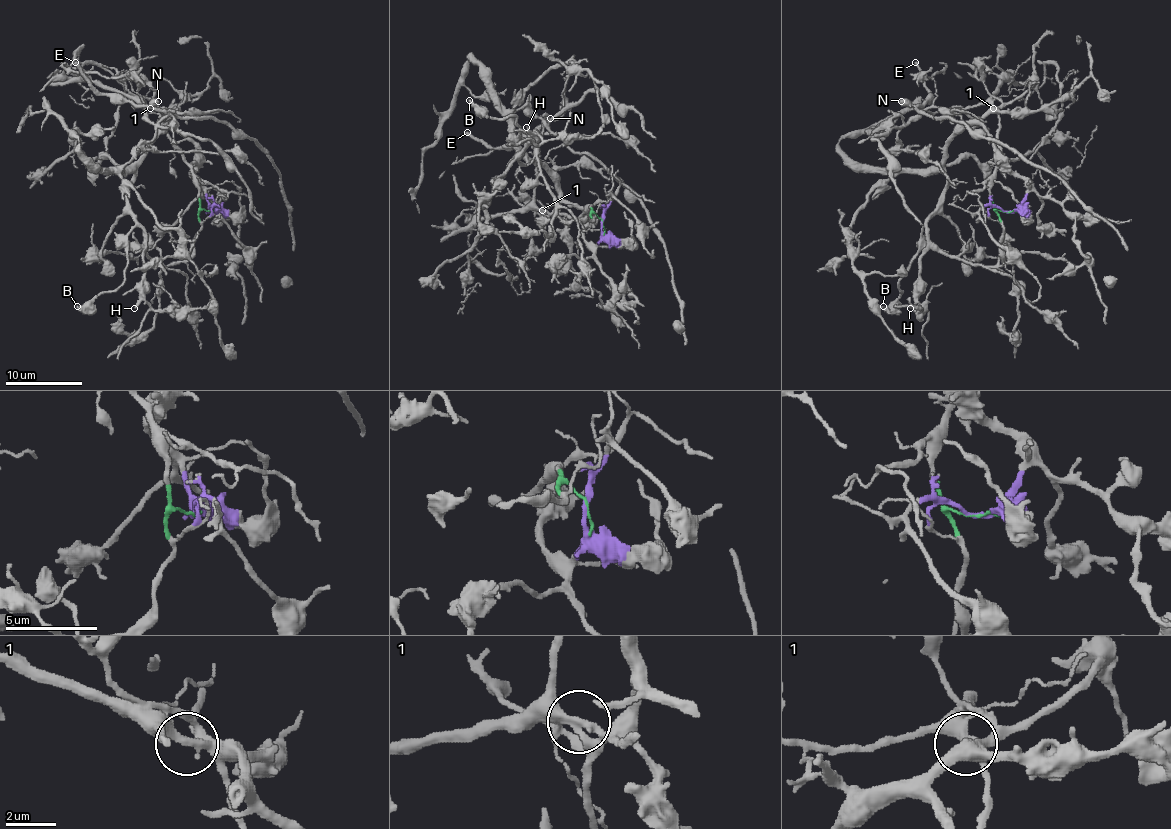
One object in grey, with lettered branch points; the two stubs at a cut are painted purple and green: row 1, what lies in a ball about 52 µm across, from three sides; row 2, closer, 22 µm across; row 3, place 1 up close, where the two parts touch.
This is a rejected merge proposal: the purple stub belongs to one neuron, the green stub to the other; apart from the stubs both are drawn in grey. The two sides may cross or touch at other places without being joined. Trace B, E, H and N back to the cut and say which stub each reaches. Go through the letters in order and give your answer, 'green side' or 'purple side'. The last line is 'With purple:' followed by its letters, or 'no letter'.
B: purple side
E: green side
H: purple side
N: green side
With purple: B, H

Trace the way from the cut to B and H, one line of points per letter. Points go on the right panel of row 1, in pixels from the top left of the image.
B: (1008, 211), (1027, 184), (991, 135), (968, 123), (947, 148), (941, 207), (901, 294), (883, 305)
H: (1008, 211), (1027, 184), (991, 135), (968, 123), (947, 154), (943, 204), (927, 221), (920, 296), (910, 307)

